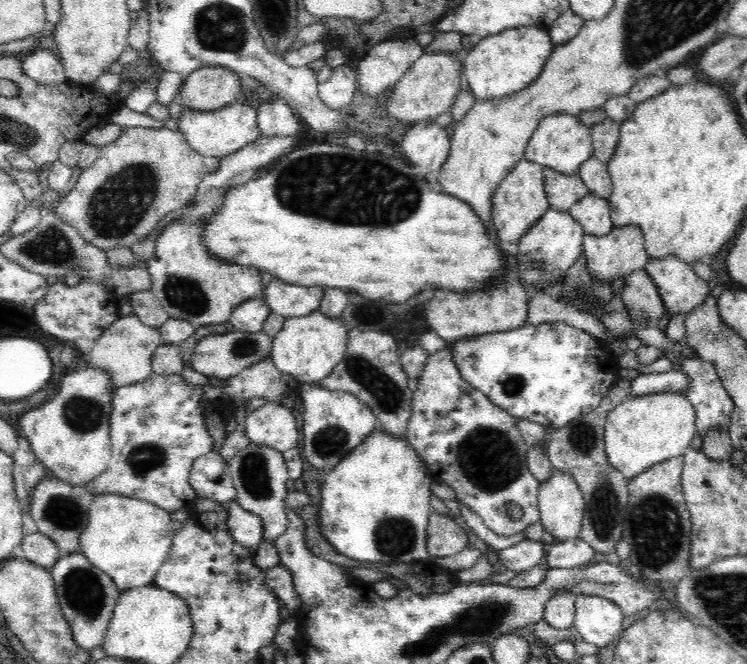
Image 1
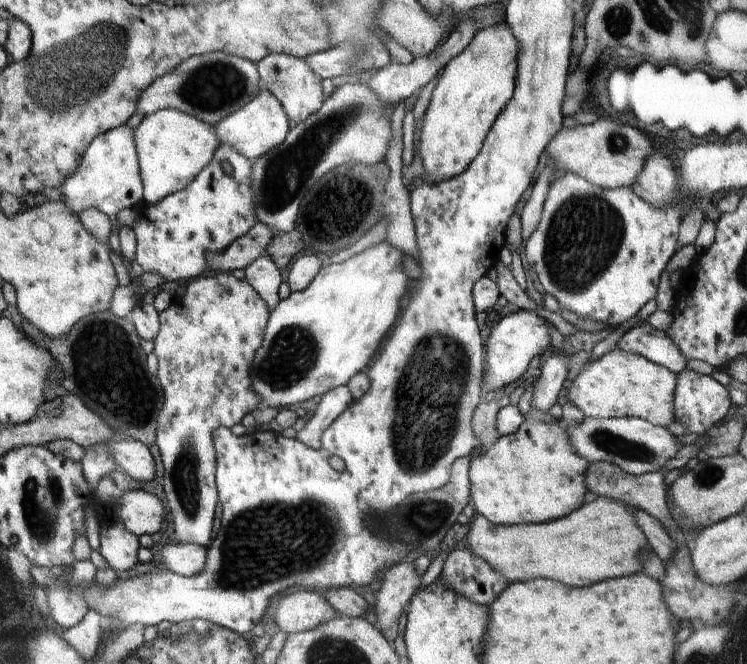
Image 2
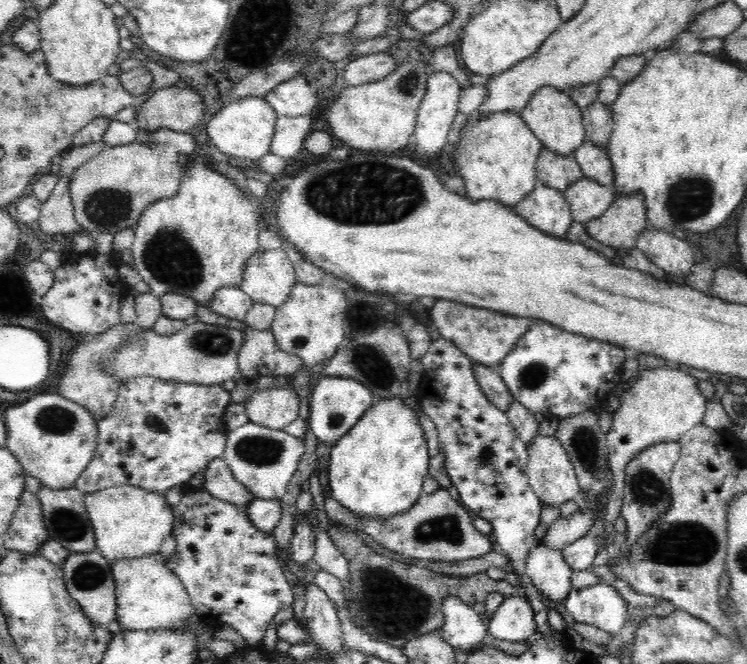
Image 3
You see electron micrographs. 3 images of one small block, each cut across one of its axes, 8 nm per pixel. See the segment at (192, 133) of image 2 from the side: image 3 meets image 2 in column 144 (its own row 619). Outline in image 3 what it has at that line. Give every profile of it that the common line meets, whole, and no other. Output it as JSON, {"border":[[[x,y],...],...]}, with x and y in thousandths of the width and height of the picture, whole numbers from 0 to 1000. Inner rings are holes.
{"border":[[[214,833],[201,834],[201,837],[190,837],[190,840],[166,840],[166,843],[155,843],[149,851],[151,872],[154,873],[155,896],[155,931],[161,938],[162,949],[238,949],[238,946],[249,946],[252,937],[258,943],[258,952],[264,958],[264,964],[284,965],[286,953],[281,946],[280,937],[274,935],[262,920],[262,914],[257,911],[252,890],[244,880],[244,875],[221,851],[222,840]]]}

